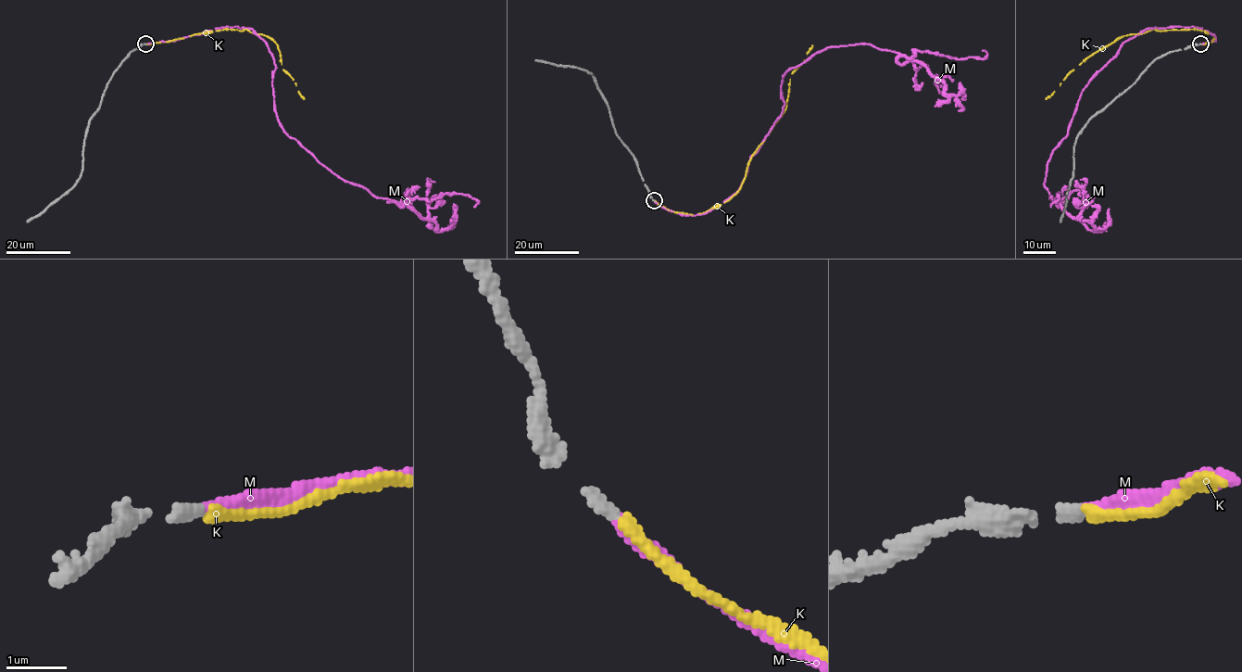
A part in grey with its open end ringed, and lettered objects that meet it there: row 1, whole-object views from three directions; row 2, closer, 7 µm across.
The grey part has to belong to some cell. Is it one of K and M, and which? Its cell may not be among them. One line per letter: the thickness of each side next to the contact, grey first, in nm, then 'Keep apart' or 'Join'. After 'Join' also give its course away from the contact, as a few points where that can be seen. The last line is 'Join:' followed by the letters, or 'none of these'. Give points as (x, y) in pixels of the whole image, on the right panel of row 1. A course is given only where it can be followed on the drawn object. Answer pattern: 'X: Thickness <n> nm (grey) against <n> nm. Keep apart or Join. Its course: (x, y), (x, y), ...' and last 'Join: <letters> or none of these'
K: Thickness 150 nm (grey) against 170 nm. Keep apart
M: Thickness 150 nm (grey) against 200 nm. Join. Its course: (1200, 44), (1215, 35), (1148, 28), (1083, 91), (1044, 185), (1093, 231), (1108, 224), (1109, 209)
Join: M

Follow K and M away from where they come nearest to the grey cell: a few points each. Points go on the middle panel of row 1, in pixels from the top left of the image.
K: (654, 201), (671, 210), (693, 215), (729, 200), (745, 177), (754, 152), (785, 107), (792, 73), (812, 45)
M: (654, 200), (683, 215), (725, 202), (780, 115), (784, 74), (828, 47), (870, 44), (918, 59), (961, 108)

